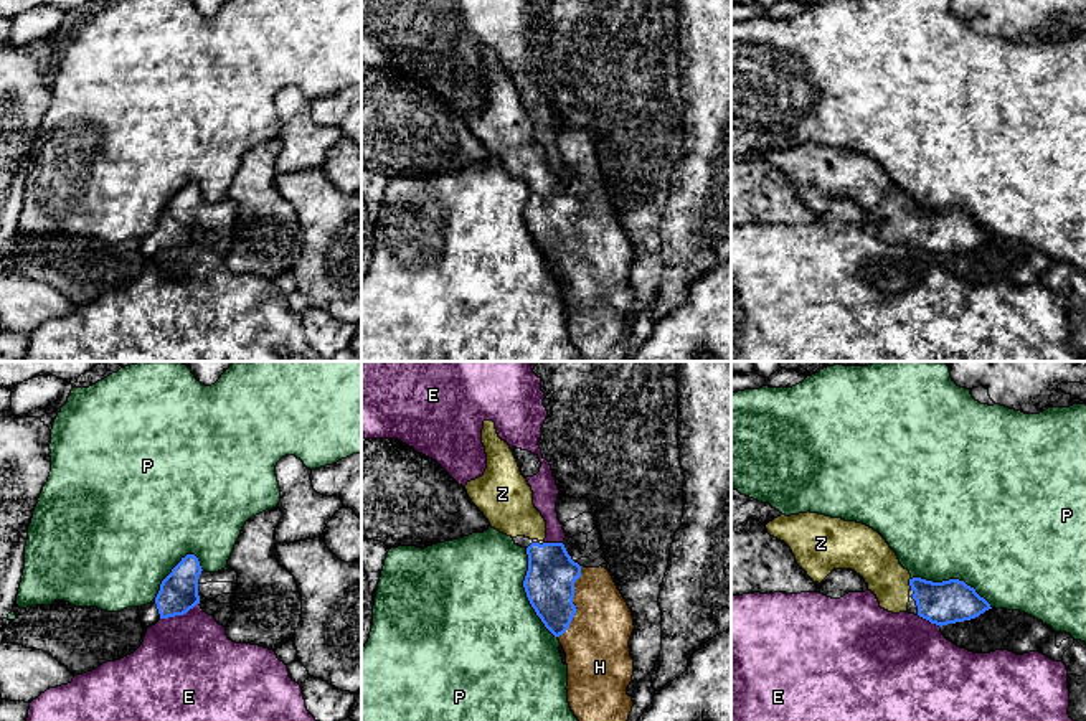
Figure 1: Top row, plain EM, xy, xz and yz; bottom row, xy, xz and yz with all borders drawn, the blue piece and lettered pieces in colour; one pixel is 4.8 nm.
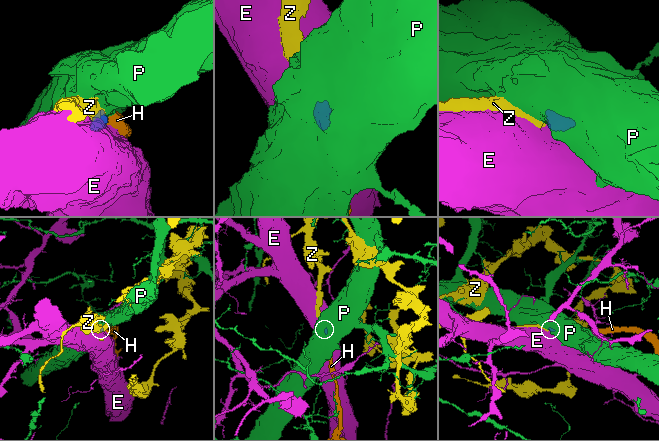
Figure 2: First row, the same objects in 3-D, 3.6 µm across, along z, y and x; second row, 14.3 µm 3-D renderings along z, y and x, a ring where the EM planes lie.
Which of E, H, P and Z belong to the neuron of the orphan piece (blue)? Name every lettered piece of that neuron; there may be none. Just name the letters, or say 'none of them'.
H, Z

